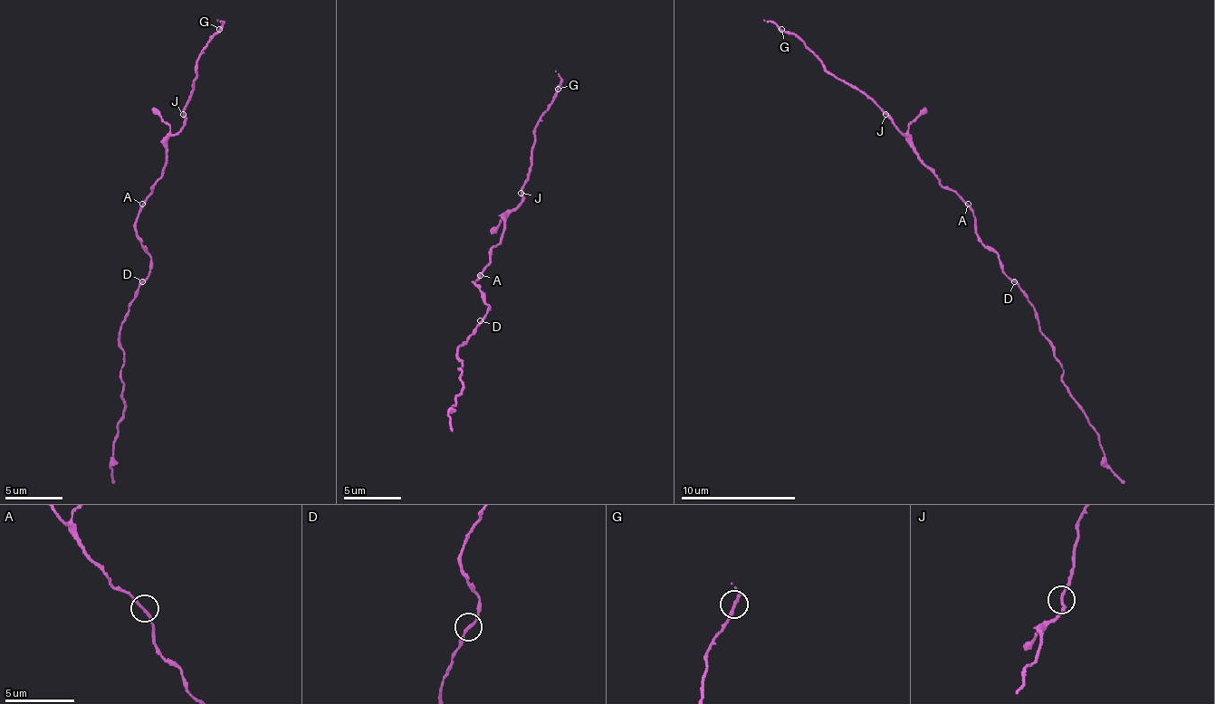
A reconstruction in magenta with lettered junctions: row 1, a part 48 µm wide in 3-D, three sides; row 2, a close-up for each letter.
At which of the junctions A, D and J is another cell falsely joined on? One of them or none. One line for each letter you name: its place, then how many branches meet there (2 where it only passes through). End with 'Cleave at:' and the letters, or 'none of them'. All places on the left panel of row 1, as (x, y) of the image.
Cleave at: none of them

